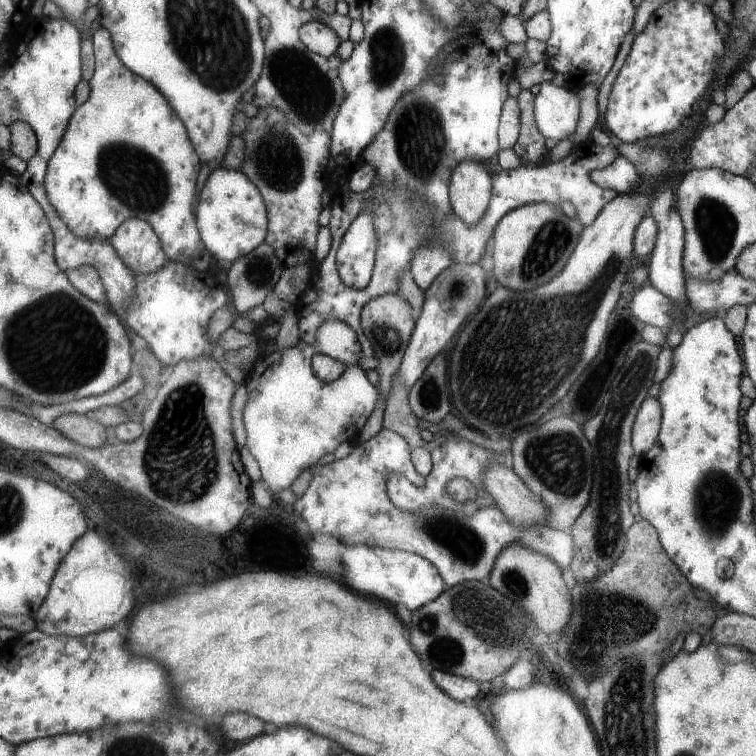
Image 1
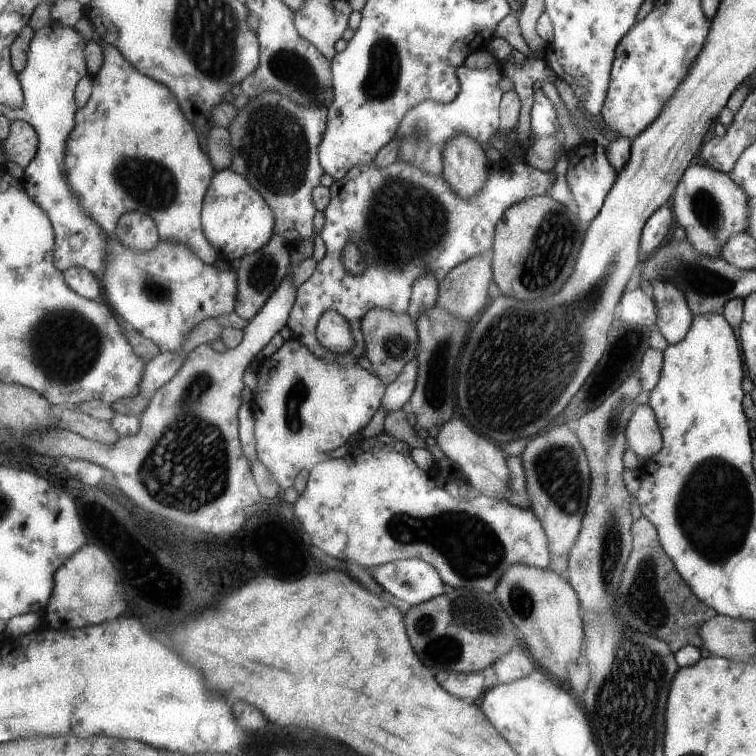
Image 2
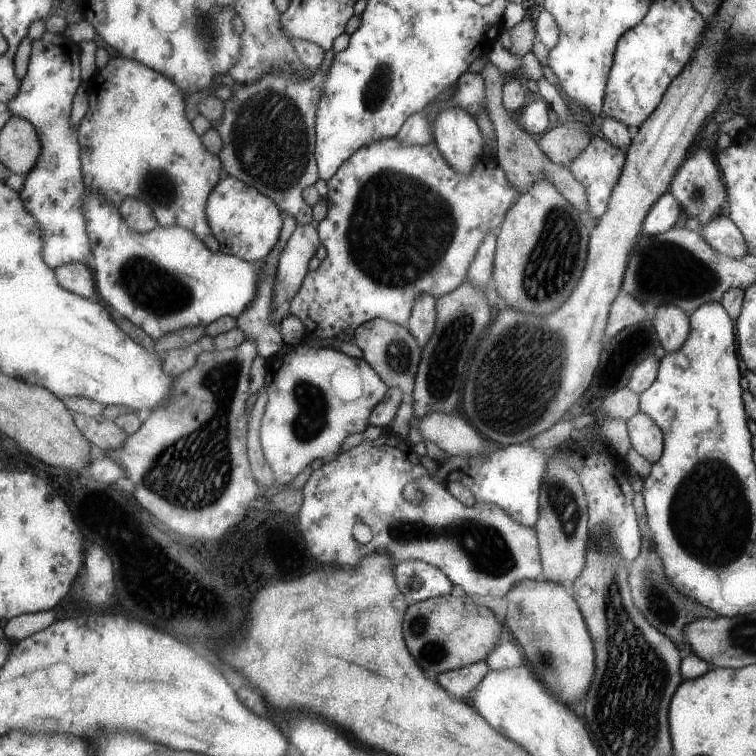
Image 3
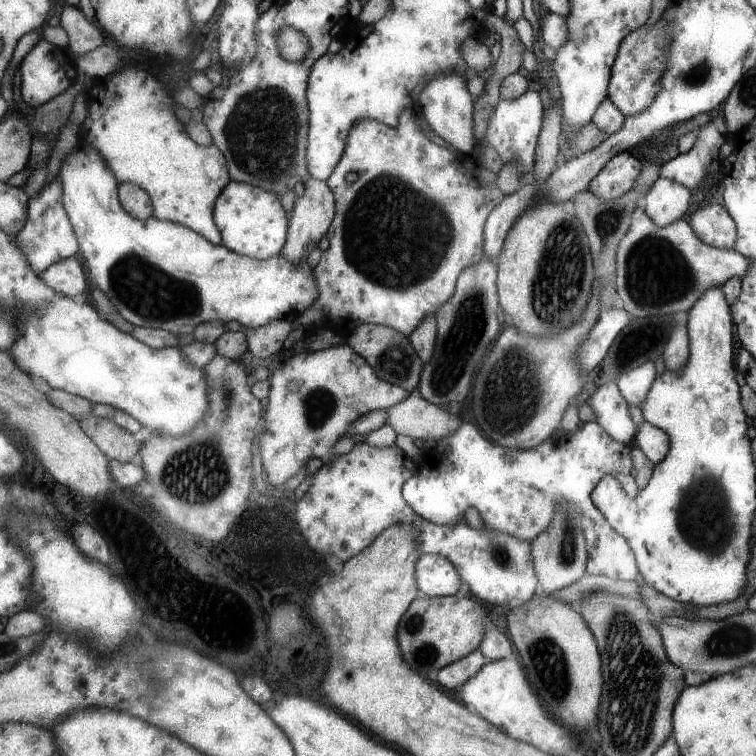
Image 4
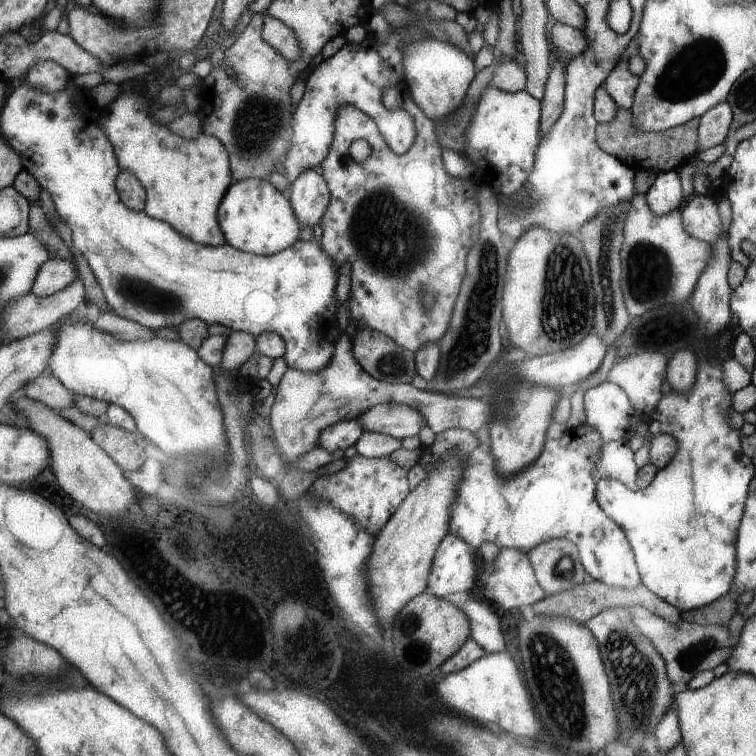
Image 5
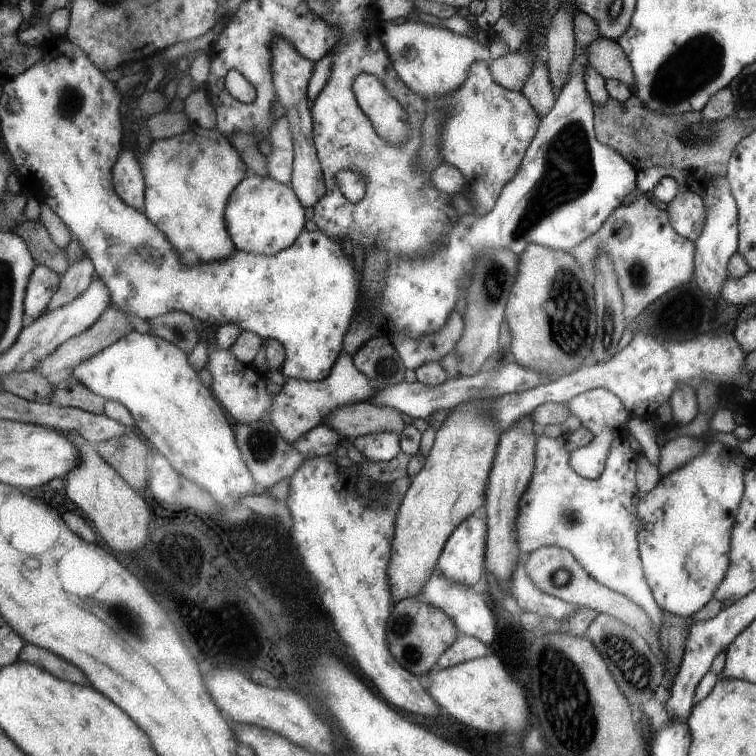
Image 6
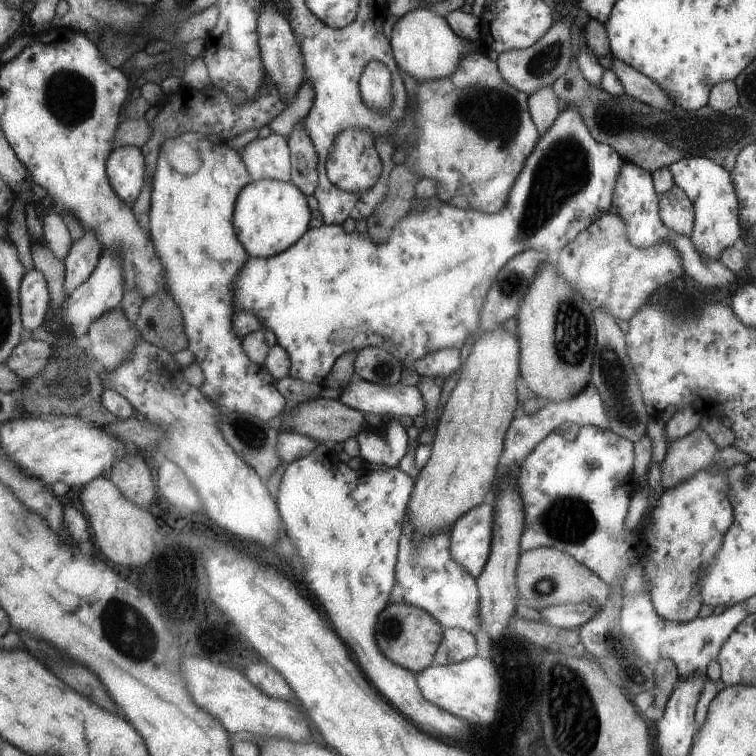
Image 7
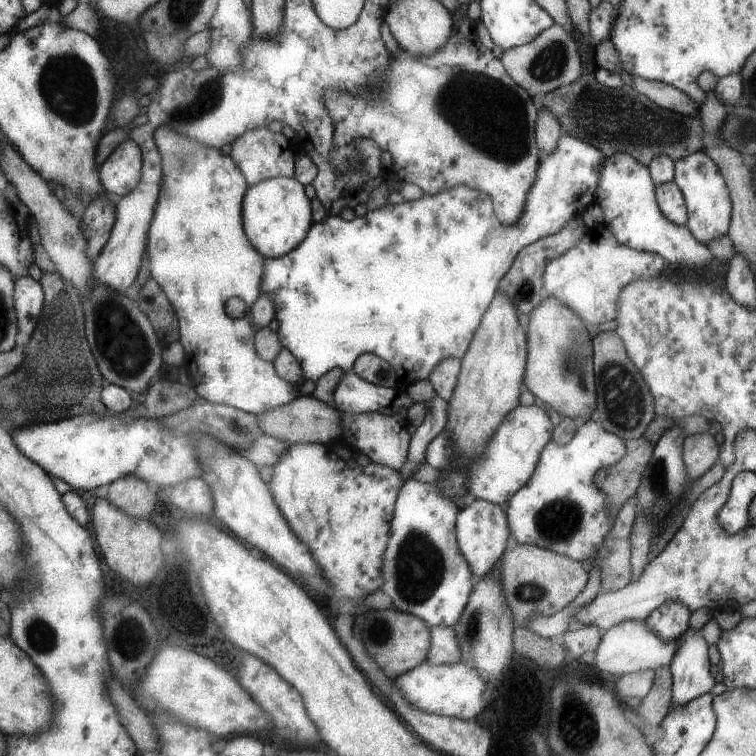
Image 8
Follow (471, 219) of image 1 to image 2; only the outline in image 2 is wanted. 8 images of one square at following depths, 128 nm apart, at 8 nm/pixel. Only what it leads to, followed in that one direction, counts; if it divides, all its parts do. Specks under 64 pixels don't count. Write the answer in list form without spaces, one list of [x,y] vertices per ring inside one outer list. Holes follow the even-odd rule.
[[[456,134],[456,136],[448,138],[443,147],[442,175],[444,180],[448,180],[448,186],[452,186],[460,198],[472,198],[474,194],[478,194],[484,188],[484,184],[488,181],[488,172],[486,172],[488,160],[482,150],[482,144],[476,142],[476,138],[470,138],[468,134]]]

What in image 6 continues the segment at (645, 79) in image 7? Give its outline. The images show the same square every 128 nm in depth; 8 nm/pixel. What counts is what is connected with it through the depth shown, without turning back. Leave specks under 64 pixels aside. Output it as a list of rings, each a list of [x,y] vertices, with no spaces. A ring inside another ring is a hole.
[[[600,36],[596,38],[596,42],[585,48],[585,51],[588,54],[589,65],[596,68],[605,80],[620,80],[630,88],[630,92],[636,90],[631,63],[618,41]]]

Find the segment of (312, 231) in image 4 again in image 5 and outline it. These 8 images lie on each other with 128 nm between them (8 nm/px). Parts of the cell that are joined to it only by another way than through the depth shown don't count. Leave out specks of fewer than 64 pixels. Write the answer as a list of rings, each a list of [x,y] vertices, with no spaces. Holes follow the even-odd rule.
[[[308,168],[306,172],[300,174],[299,178],[296,178],[295,182],[292,182],[288,189],[288,198],[295,208],[300,226],[316,226],[330,204],[327,181],[319,170]]]

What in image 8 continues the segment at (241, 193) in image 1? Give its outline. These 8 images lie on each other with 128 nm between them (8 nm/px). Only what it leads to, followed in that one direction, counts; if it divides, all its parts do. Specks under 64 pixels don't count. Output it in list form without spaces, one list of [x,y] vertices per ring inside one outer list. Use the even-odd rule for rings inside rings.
[[[272,177],[250,186],[243,198],[243,227],[252,246],[264,258],[275,259],[294,250],[308,236],[312,222],[310,200],[295,177]]]

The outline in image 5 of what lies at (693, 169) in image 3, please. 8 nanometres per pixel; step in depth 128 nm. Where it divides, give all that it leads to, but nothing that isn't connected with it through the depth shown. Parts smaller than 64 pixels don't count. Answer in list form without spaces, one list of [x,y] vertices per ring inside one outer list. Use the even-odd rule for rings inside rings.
[[[724,100],[718,102],[716,106],[712,106],[708,113],[699,117],[700,150],[706,151],[722,145],[722,142],[726,140],[728,130],[731,128],[733,114],[728,100]]]

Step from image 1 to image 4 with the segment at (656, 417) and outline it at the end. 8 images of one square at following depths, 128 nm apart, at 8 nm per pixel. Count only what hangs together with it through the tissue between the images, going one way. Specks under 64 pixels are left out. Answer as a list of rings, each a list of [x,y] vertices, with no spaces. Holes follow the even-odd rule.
[[[648,422],[637,426],[635,438],[646,458],[649,458],[654,465],[664,461],[671,452],[671,438],[667,432]]]

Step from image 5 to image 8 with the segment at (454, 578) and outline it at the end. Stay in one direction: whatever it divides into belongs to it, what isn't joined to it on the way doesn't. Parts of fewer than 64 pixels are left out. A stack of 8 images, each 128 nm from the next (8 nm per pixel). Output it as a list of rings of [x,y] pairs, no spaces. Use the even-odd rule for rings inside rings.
[[[472,498],[459,510],[456,530],[460,550],[470,563],[471,572],[476,579],[481,579],[486,573],[490,573],[504,552],[512,545],[510,519],[507,517],[506,507],[482,499]]]

